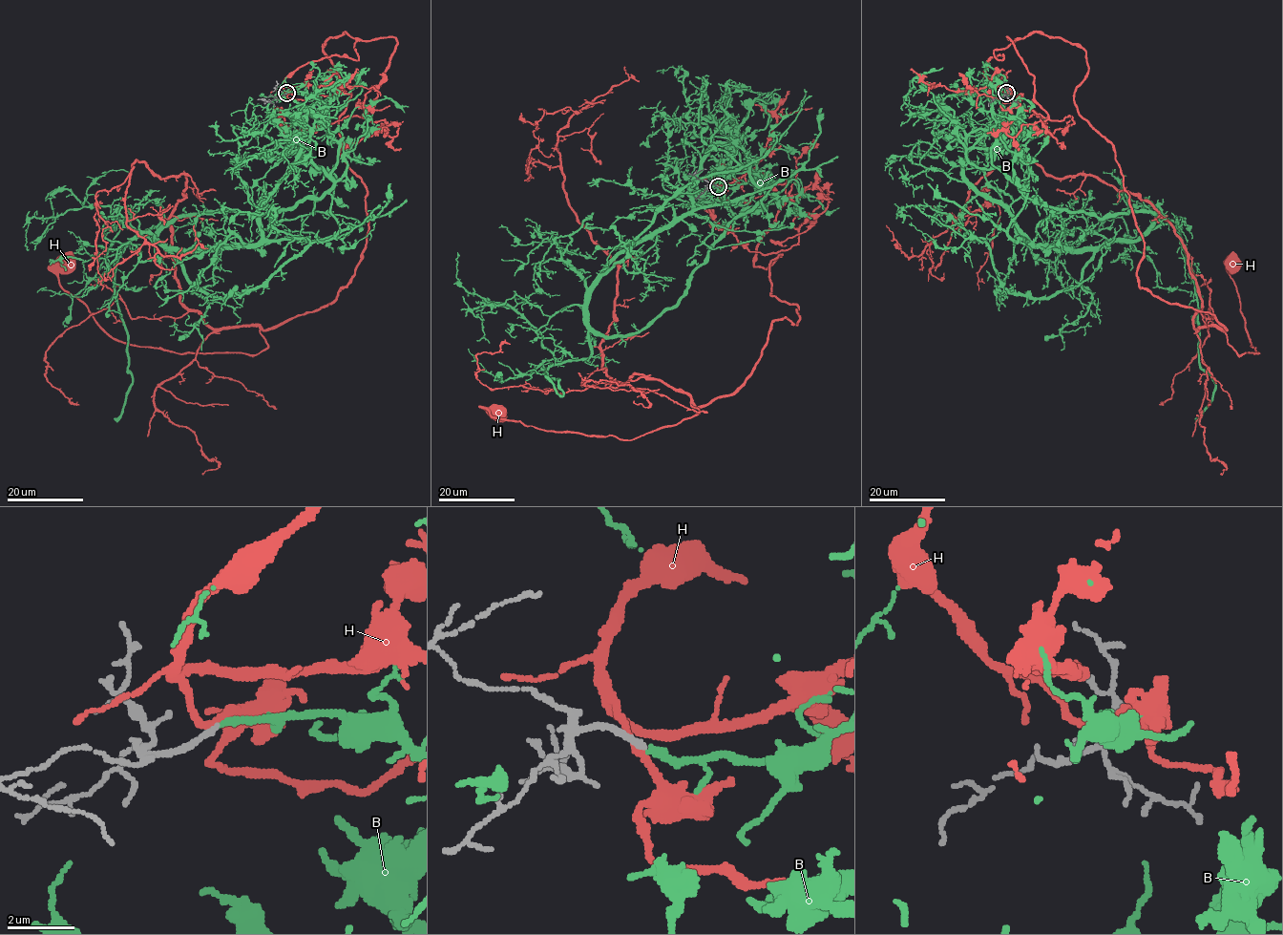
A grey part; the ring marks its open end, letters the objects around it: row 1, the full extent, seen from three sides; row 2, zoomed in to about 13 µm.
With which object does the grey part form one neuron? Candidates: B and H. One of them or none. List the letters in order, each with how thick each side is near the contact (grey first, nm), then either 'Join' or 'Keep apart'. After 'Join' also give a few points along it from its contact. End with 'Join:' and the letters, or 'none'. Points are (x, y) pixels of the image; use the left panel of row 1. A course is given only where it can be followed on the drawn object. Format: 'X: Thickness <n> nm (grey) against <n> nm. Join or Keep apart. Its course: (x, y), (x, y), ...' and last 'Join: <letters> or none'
B: Thickness 180 nm (grey) against 220 nm. Join. Its course: (287, 93), (328, 123), (261, 238), (172, 256), (242, 295), (309, 244), (269, 218)
H: Thickness 200 nm (grey) against 180 nm. Keep apart
Join: B

